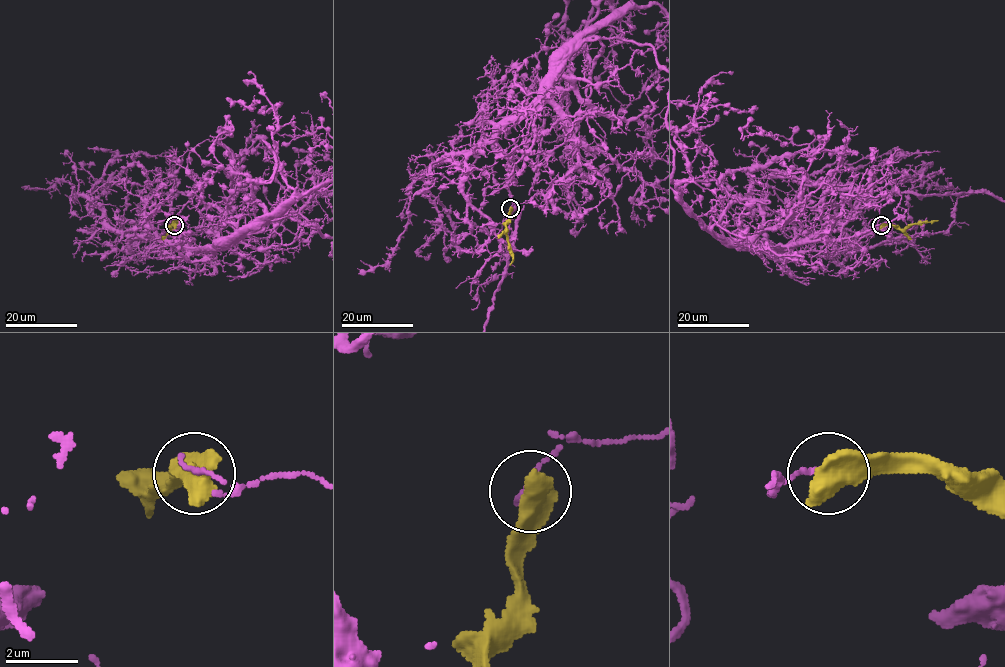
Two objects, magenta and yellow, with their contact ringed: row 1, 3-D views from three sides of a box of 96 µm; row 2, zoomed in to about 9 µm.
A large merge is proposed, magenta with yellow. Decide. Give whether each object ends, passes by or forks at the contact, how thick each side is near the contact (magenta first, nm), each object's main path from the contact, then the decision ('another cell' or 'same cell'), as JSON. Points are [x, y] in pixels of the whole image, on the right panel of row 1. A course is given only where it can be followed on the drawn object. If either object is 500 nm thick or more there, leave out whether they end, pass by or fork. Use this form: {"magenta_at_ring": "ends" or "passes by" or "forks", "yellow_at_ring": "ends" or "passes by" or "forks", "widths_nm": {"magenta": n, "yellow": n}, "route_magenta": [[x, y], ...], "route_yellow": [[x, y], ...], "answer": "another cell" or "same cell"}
{"widths_nm": {"magenta": 140, "yellow": 750}, "route_magenta": [[882, 225], [865, 223], [855, 244], [733, 246], [711, 219], [811, 261], [854, 242], [878, 247]], "route_yellow": [[882, 225], [893, 224], [898, 229], [907, 229], [913, 224], [938, 220]], "answer": "another cell"}

